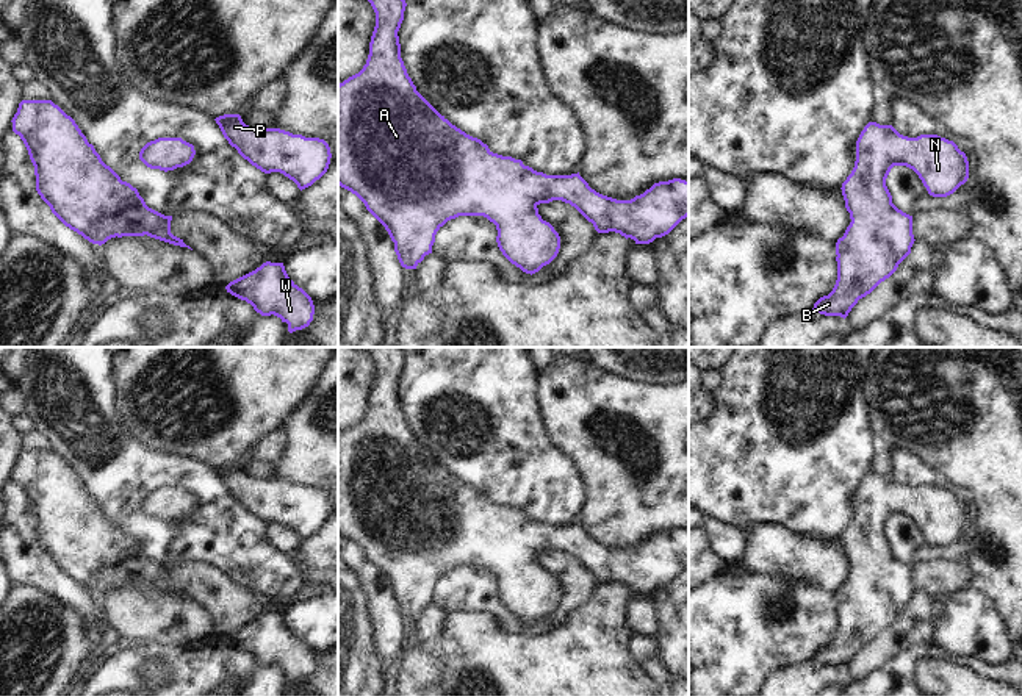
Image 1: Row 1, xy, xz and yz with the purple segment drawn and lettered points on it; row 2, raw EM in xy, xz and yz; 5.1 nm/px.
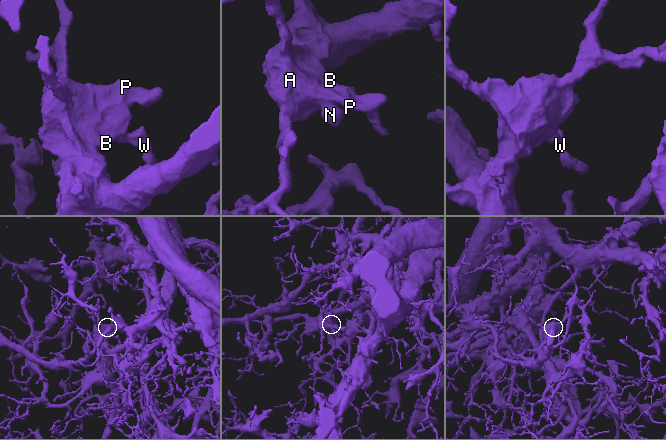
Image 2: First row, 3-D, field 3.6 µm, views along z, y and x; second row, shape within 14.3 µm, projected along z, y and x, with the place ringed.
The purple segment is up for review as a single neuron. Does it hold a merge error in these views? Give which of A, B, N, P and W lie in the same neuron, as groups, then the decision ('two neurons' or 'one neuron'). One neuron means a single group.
groups A B N P W; one neuron

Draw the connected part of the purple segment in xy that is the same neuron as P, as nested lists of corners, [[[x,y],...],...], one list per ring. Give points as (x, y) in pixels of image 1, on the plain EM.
[[[224,465],[214,471],[244,510],[264,524],[283,524],[300,541],[311,536],[329,519],[332,504],[324,490],[305,488],[280,479],[252,479],[239,465]]]

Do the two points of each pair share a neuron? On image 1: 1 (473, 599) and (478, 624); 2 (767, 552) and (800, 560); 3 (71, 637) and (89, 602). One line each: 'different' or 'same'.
1: different
2: same
3: different

